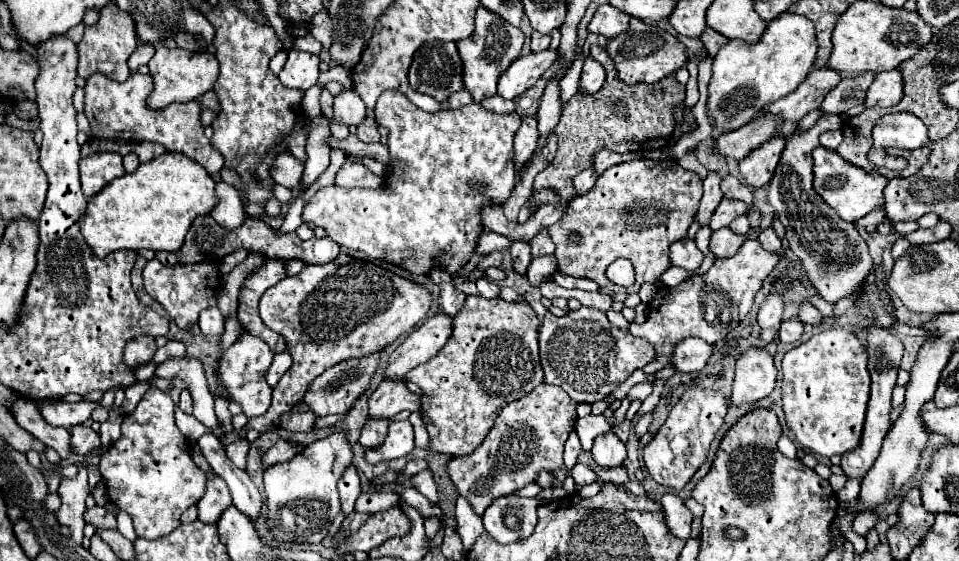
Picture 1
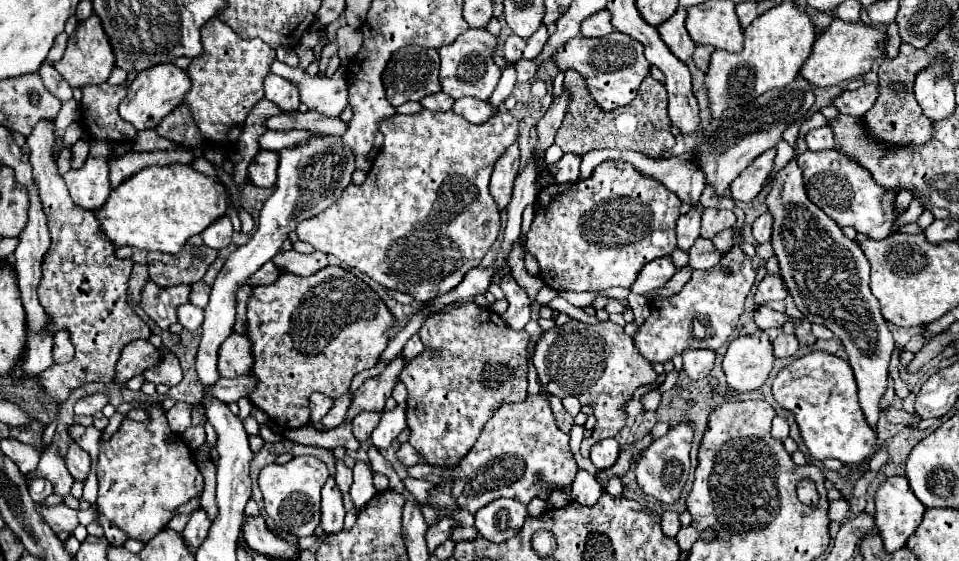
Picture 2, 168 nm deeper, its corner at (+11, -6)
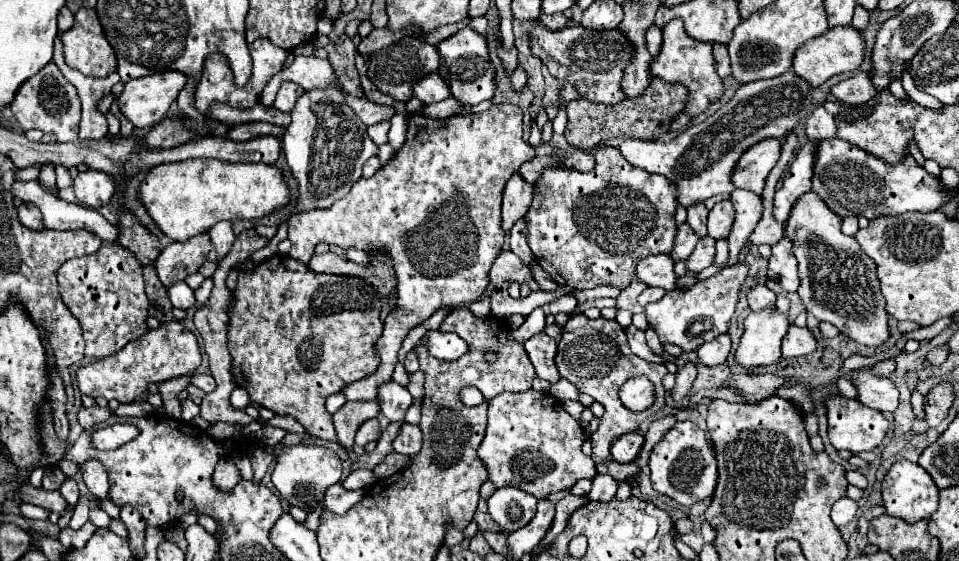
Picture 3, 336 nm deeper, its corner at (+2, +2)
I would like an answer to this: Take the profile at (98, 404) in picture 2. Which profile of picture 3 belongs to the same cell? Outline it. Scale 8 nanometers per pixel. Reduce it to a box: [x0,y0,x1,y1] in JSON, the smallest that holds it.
[77,321,201,403]

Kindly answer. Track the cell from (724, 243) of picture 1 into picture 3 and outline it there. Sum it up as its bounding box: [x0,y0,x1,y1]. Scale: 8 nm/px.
[687,235,715,273]

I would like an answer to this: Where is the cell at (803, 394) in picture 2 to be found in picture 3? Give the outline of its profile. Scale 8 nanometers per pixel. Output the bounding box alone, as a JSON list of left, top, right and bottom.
[823,393,889,453]

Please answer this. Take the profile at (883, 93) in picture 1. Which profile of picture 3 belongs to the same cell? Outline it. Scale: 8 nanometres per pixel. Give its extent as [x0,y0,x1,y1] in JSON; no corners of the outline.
[831,73,877,105]

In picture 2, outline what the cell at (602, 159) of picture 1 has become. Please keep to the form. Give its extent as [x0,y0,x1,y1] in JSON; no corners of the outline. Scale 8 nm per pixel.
[544,153,580,183]

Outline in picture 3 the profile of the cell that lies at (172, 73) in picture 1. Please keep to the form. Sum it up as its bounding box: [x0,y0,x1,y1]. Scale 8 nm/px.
[119,71,187,127]

